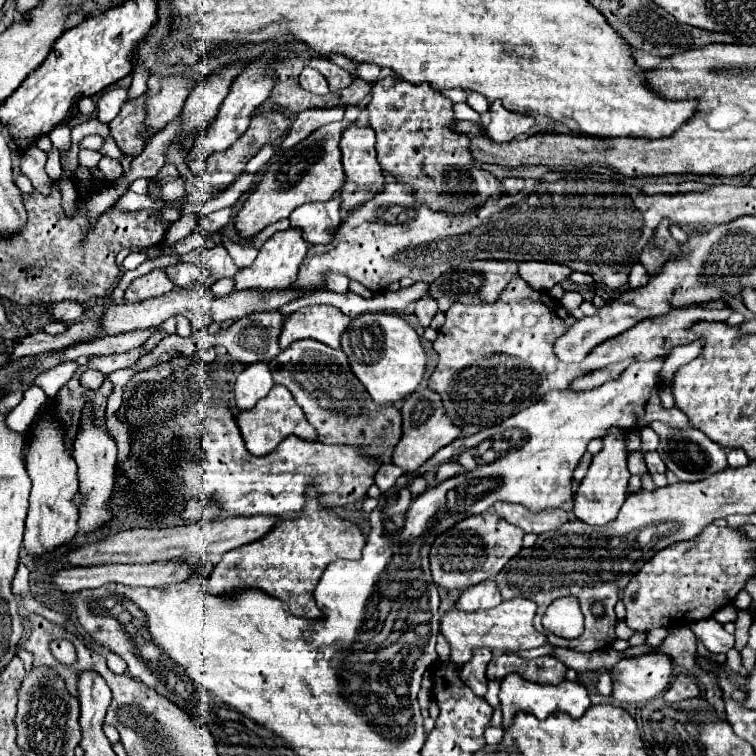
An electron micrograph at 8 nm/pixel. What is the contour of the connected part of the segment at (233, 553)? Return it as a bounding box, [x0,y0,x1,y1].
[204,484,366,618]

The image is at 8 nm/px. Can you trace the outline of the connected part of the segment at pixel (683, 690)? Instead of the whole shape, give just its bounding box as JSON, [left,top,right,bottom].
[664,674,700,702]

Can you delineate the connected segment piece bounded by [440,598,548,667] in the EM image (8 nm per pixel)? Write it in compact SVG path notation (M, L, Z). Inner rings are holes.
M526 598L506 600L492 610L478 610L470 614L460 610L450 610L440 622L440 632L450 642L450 660L460 667L472 658L472 652L476 648L492 648L492 652L504 652L504 650L518 652L546 644L548 642L546 636L536 632L536 628L532 626L534 614L536 614L536 604Z

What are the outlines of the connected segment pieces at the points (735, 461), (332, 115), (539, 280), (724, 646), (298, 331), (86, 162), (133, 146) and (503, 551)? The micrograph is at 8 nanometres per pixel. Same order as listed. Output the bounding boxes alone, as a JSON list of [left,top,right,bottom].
[[728,450,750,468],[282,106,344,148],[518,262,572,290],[690,618,734,654],[280,306,350,348],[80,150,100,168],[108,94,148,156],[430,512,524,590]]

